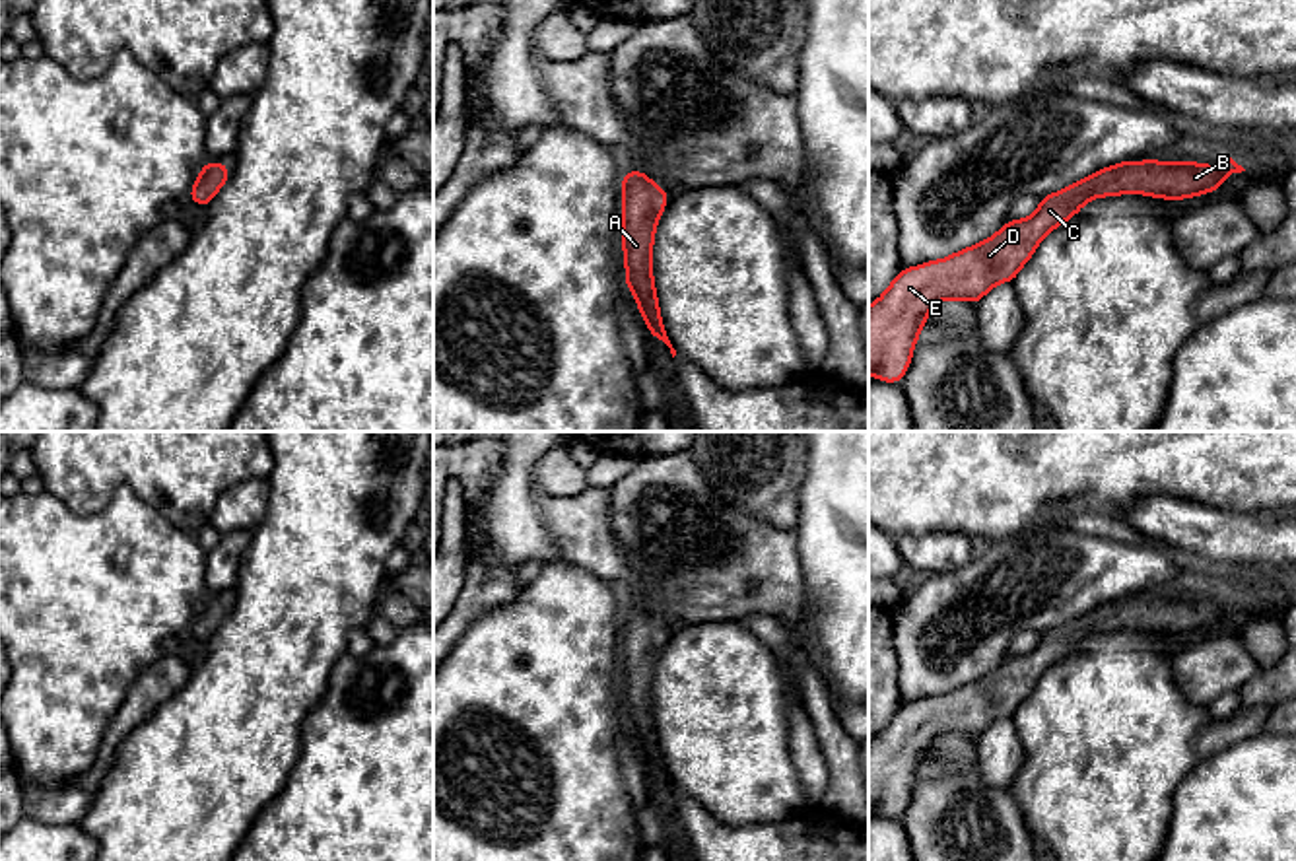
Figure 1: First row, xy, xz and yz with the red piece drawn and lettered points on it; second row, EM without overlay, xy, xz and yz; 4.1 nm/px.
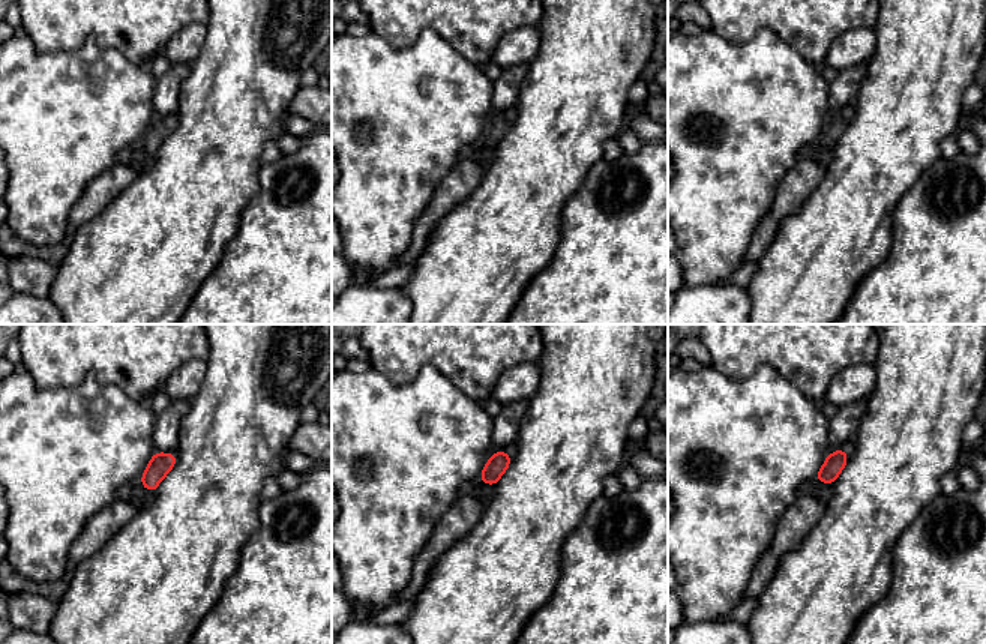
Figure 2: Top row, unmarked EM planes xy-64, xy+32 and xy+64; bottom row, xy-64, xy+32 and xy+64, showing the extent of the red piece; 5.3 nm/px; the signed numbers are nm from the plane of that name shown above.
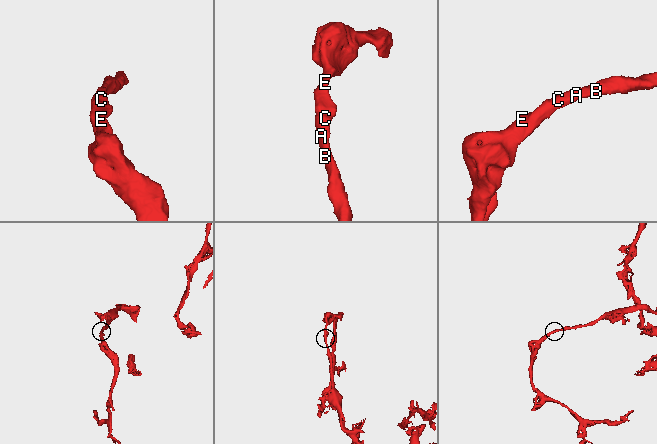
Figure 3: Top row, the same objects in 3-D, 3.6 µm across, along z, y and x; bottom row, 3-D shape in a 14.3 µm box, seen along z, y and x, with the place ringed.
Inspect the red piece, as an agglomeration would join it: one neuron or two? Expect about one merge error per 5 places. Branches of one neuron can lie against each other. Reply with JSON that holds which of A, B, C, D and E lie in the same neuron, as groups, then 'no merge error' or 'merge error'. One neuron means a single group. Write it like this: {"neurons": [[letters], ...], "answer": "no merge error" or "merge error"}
{"neurons": [["A", "B", "C", "D", "E"]], "answer": "no merge error"}

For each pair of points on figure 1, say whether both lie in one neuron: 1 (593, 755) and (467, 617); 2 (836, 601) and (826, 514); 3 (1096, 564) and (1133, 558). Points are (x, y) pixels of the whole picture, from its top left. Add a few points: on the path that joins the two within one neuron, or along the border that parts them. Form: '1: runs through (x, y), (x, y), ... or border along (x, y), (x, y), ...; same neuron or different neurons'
1: border along (513, 599), (482, 613), (453, 648); different neurons
2: runs through (836, 580), (836, 535); same neuron
3: runs through (1106, 562), (1124, 562); same neuron

